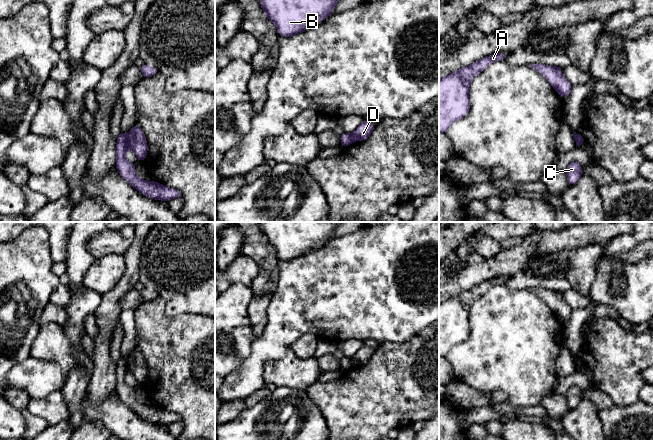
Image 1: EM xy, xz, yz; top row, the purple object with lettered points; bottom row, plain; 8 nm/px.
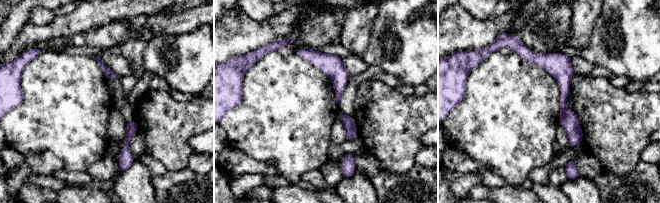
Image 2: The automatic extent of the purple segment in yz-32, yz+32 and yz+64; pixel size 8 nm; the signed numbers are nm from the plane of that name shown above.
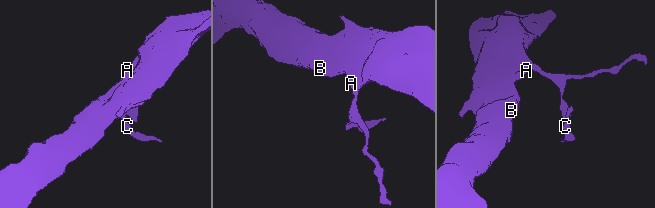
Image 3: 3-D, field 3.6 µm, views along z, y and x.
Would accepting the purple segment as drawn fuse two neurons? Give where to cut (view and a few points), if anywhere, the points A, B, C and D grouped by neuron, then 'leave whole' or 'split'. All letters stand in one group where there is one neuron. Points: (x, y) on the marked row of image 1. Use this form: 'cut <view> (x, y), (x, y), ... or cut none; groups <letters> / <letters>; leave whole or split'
cut xy (126, 134), (128, 146); groups A B D / C; split

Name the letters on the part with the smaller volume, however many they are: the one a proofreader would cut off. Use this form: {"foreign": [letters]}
{"foreign": ["C"]}

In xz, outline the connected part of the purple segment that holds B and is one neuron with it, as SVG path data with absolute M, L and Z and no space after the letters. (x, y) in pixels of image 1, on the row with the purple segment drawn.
M260 0L261 9L277 29L279 36L290 37L302 33L315 22L324 22L332 14L339 0Z

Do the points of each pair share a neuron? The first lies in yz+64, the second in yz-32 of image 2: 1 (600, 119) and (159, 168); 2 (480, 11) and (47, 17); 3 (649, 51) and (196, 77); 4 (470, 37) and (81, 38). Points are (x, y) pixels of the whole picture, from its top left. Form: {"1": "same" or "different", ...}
{"1": "different", "2": "same", "3": "same", "4": "different"}

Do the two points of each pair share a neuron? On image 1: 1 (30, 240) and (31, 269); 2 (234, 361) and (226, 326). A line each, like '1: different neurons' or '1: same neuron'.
1: same neuron
2: same neuron

